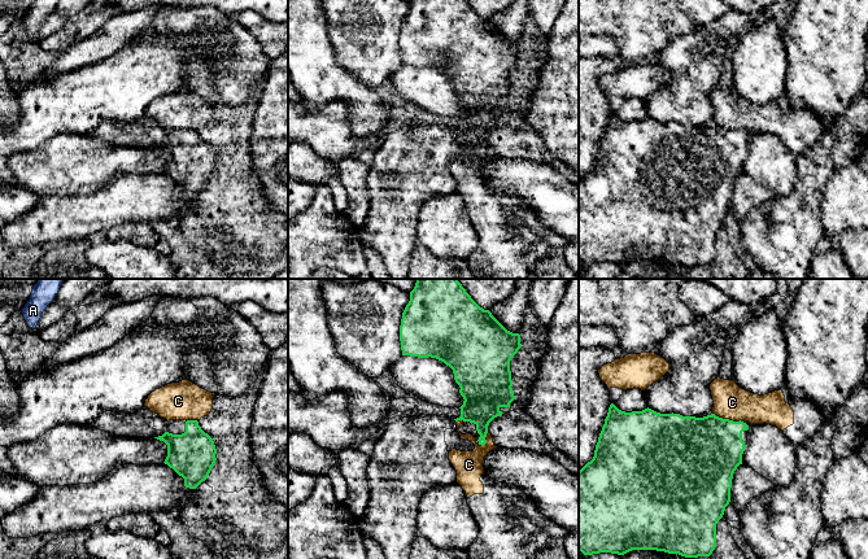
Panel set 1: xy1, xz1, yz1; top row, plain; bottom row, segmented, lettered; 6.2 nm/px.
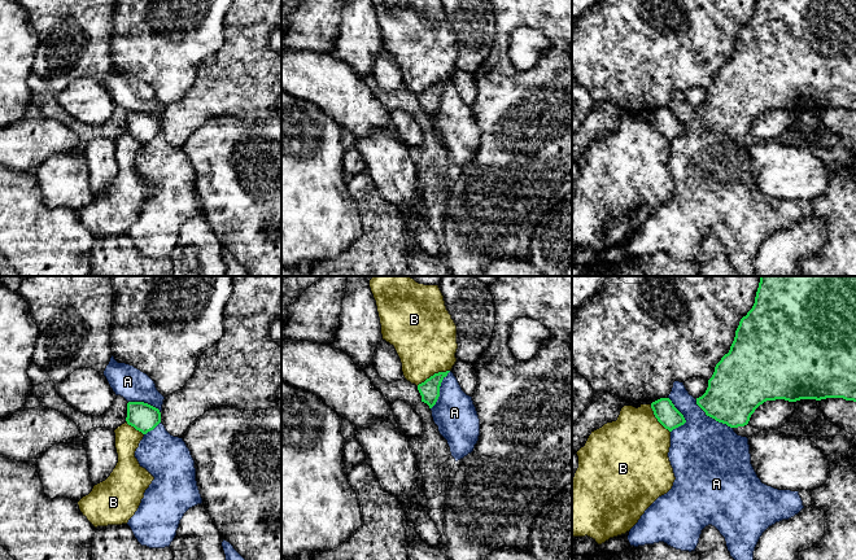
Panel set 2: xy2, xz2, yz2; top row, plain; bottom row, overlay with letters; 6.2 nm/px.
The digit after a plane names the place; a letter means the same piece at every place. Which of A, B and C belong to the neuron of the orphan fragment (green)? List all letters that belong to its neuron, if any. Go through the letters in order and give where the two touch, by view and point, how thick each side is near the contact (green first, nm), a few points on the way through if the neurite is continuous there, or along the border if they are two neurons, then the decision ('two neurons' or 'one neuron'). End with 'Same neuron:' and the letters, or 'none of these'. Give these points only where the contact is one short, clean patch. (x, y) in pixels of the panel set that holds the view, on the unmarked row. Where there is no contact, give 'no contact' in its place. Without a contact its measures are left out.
A: meets green in yz2 at (712, 127); 360 nm thick on the green side, 460 nm on the other; two neurons
B: meets green in xz2 at (433, 84); 130 nm thick on the green side, 400 nm on the other; border along xz2 (449, 79), (435, 82), (416, 95); two neurons
C: meets green in yz1 at (724, 129); 440 nm thick on the green side, 220 nm on the other; border along yz1 (714, 122), (733, 131); two neurons
Same neuron: none of these

